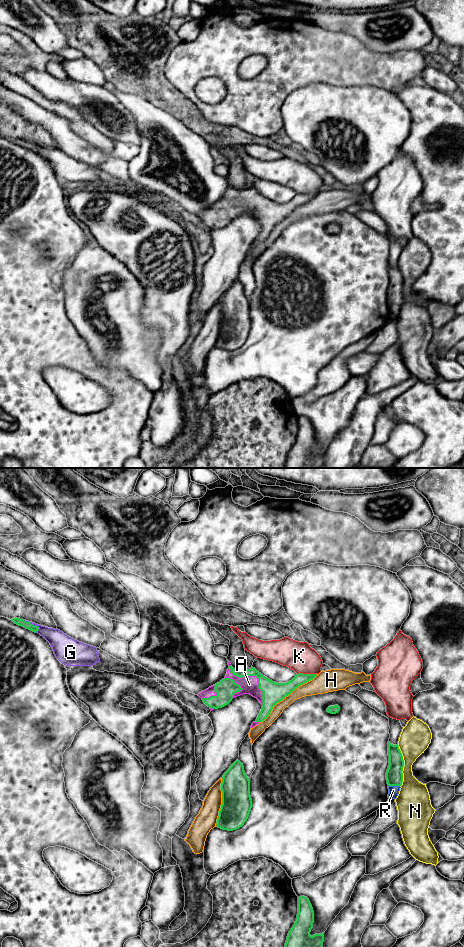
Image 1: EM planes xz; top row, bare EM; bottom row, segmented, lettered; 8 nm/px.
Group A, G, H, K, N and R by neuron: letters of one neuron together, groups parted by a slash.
A R / G / H N / K

